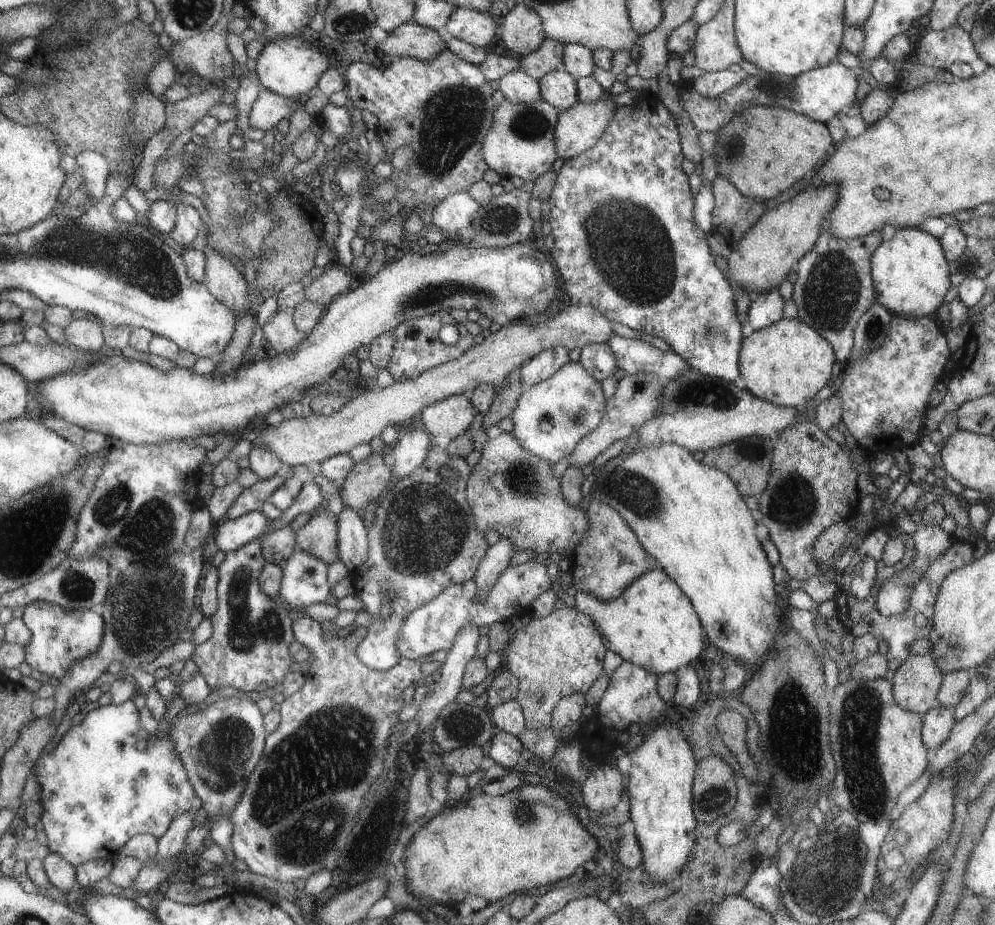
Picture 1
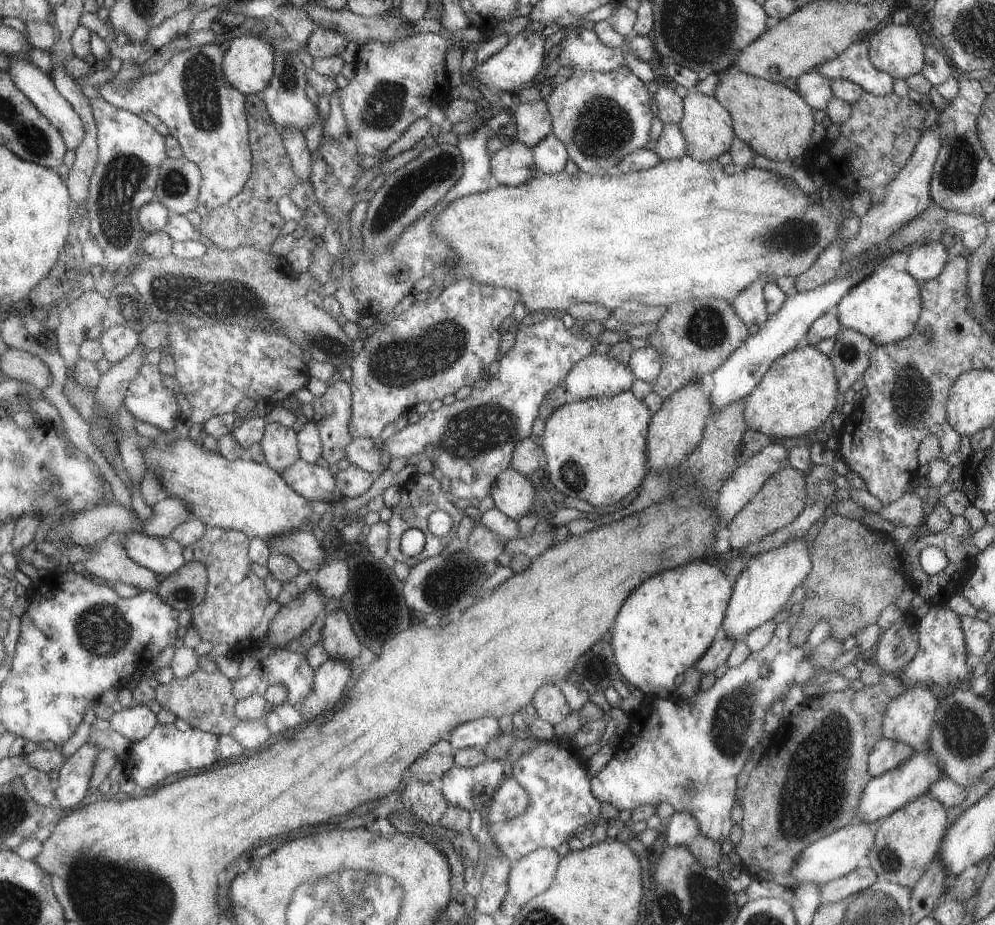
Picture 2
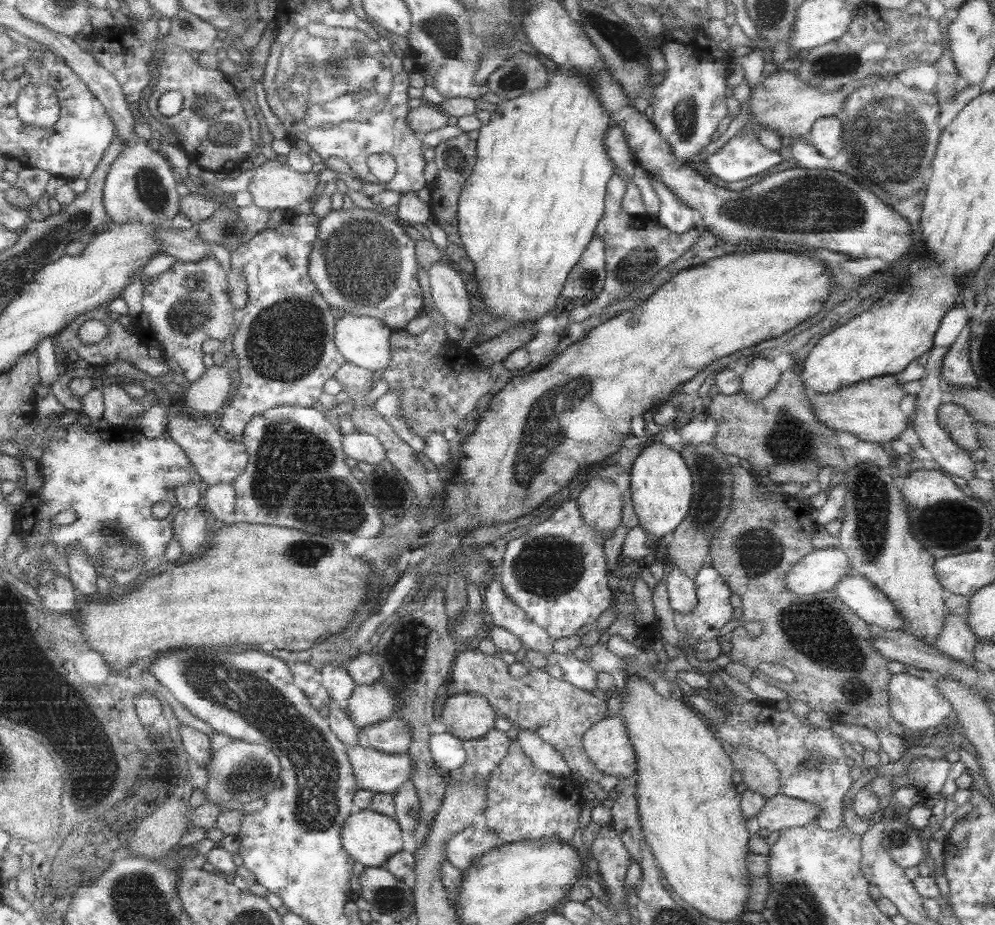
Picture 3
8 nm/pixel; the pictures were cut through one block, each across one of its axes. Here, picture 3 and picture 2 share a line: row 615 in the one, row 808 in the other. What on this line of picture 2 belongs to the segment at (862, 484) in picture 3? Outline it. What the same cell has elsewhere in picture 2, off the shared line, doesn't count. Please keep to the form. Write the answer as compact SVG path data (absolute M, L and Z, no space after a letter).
M923 794L874 822L873 846L866 854L877 879L913 890L913 885L925 874L925 868L935 858L937 848L948 828L946 808L929 794Z

